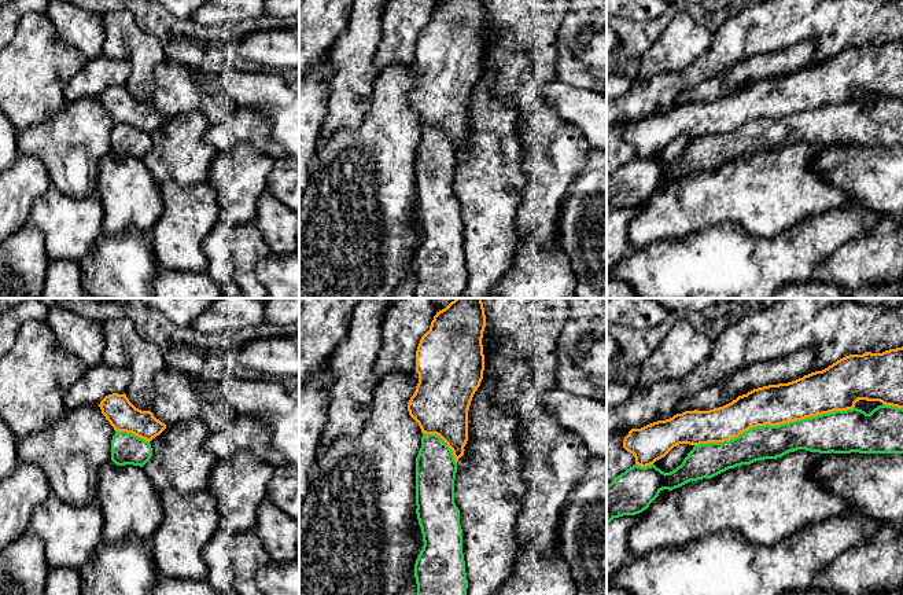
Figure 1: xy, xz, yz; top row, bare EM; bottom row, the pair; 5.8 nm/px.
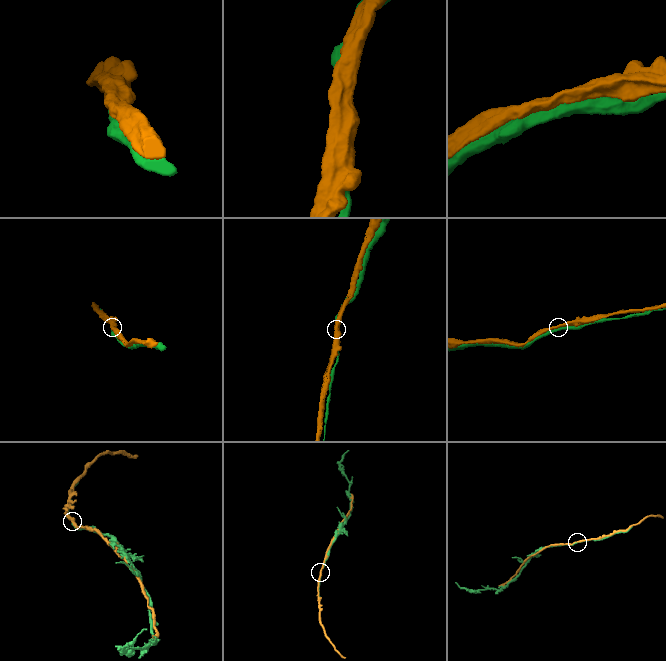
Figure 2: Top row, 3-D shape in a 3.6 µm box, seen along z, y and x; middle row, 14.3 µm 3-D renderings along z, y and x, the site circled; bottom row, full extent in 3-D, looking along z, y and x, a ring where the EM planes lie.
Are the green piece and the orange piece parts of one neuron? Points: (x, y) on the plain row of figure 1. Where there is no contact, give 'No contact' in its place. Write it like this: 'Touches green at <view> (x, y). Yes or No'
Touches green at yz (774, 118). No

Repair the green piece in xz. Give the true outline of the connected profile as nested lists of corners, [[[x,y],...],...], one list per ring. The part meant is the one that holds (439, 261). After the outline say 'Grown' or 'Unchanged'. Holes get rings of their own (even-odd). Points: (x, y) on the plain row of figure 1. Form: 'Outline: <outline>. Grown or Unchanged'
Outline: [[[423,126],[416,150],[416,206],[423,242],[414,256],[414,298],[462,298],[468,272],[460,202],[454,195],[457,155],[436,126]]]. Unchanged

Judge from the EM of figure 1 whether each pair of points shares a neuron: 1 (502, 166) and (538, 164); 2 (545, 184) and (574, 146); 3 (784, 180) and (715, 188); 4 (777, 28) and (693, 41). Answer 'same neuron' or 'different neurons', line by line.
1: different neurons
2: same neuron
3: same neuron
4: different neurons

